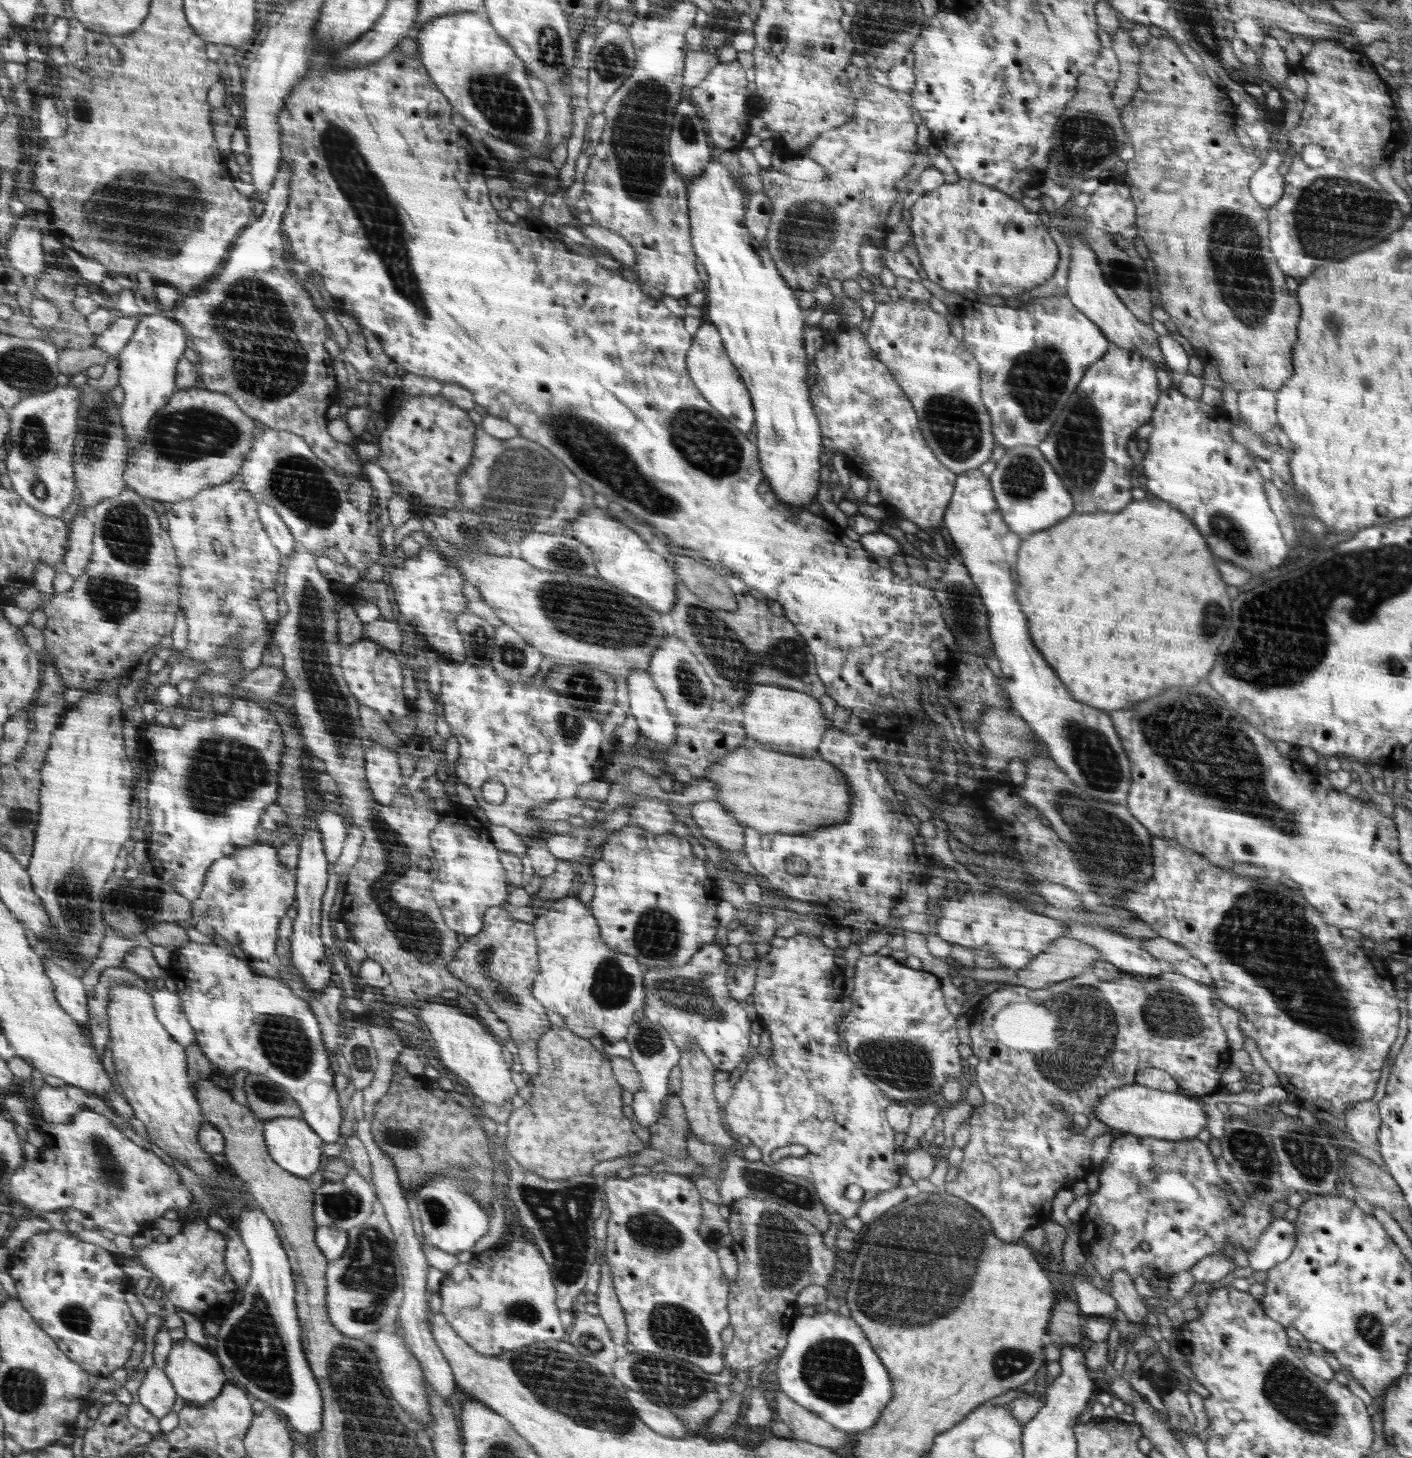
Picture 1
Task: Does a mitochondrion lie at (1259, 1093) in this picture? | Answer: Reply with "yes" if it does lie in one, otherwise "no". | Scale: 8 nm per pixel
no

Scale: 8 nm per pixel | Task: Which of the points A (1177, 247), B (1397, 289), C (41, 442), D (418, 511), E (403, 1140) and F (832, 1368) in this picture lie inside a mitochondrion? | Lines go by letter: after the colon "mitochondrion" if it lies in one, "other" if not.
A: other
B: other
C: mitochondrion
D: other
E: mitochondrion
F: mitochondrion

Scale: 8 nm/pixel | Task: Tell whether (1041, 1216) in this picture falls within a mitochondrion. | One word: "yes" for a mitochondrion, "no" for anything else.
no

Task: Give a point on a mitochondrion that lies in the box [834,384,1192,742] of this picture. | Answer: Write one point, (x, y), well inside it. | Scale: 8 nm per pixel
(1080, 445)

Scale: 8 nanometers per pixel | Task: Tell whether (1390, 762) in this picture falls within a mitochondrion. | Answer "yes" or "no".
no

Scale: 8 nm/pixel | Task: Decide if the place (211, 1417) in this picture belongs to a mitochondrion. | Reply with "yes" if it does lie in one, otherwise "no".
no

